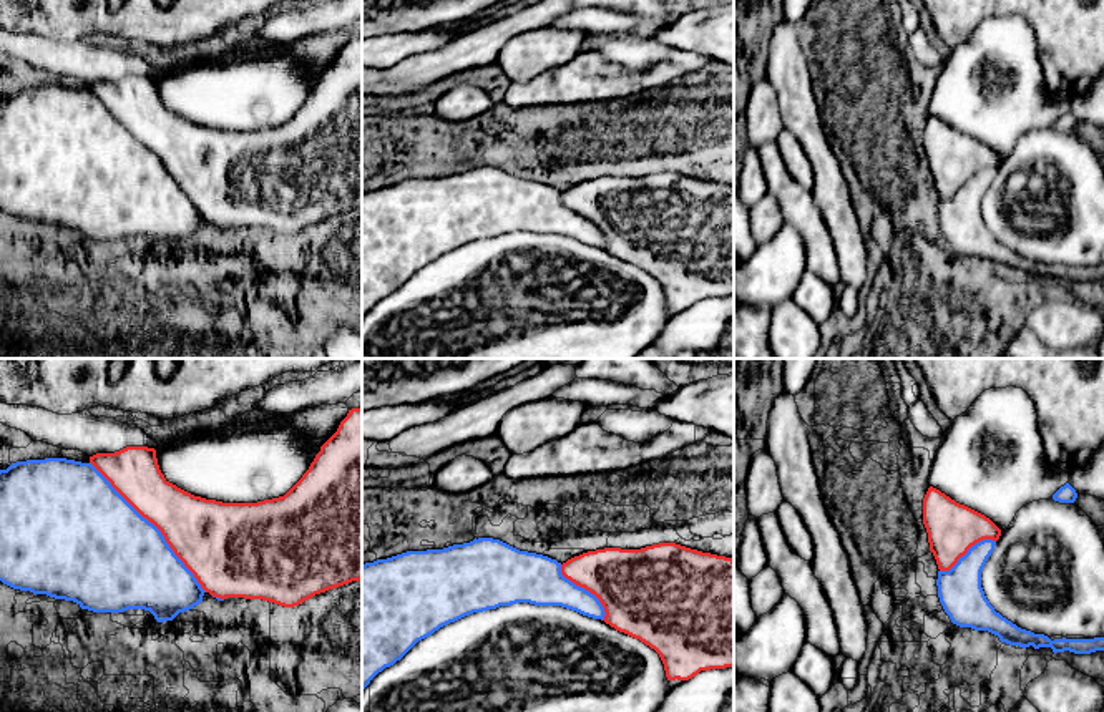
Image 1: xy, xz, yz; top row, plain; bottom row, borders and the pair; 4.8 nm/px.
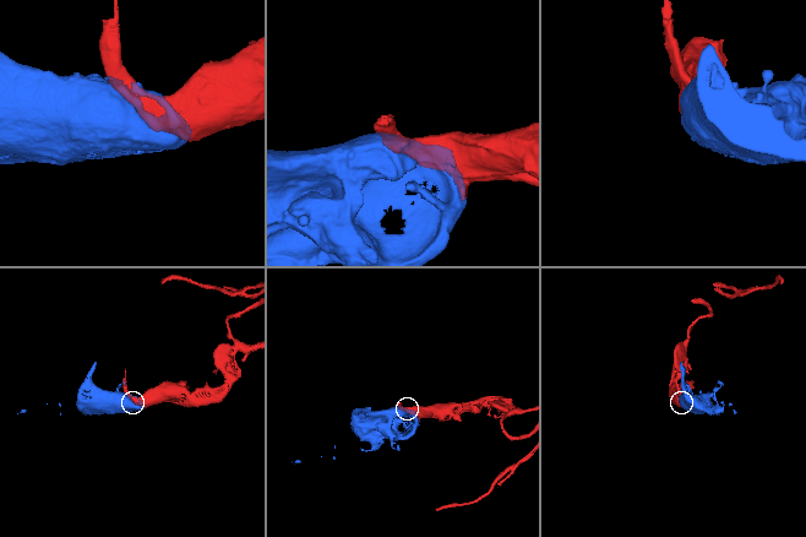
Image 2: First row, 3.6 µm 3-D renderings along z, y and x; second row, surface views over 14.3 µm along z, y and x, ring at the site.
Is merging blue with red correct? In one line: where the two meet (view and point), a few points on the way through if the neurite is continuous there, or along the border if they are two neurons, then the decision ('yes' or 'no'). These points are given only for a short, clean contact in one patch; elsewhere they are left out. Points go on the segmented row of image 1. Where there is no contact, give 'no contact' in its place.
xy (155, 526) | yes

